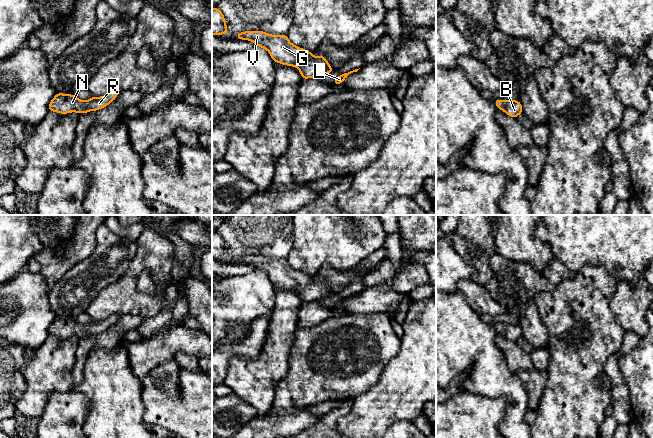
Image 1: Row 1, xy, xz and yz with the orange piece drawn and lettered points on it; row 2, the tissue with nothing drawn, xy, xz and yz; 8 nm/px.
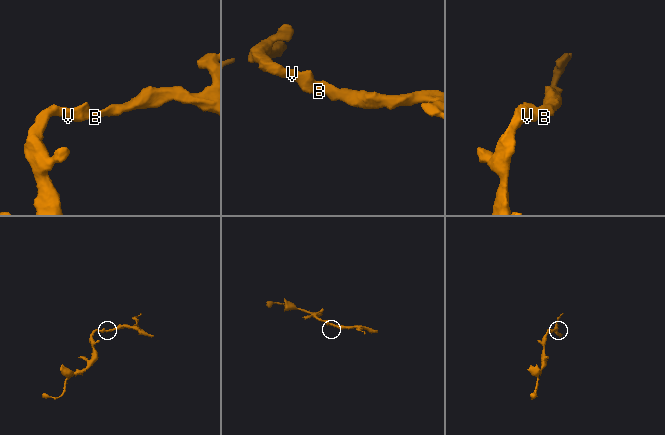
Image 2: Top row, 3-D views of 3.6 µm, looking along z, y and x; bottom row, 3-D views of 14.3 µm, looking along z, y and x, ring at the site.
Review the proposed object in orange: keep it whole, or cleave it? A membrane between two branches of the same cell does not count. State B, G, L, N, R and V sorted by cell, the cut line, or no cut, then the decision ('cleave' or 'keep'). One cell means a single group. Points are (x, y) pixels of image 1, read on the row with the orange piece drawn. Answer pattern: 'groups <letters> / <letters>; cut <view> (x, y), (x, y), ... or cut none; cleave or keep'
groups B G L N R V; cut none; keep

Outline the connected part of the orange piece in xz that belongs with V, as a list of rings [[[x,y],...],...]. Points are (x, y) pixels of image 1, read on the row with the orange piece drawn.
[[[245,31],[237,33],[236,37],[238,40],[253,41],[256,46],[266,49],[274,62],[298,68],[304,80],[334,71],[323,55],[314,57],[312,52],[293,45],[286,34]]]

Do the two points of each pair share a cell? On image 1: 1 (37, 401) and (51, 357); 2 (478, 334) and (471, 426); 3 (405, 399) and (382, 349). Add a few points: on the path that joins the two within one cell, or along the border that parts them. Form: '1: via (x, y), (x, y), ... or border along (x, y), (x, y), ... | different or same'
1: via (38, 390), (43, 376), (51, 368) | same
2: border along (463, 388), (486, 396), (497, 397) | different
3: border along (401, 342), (399, 352), (387, 364), (376, 382) | different

